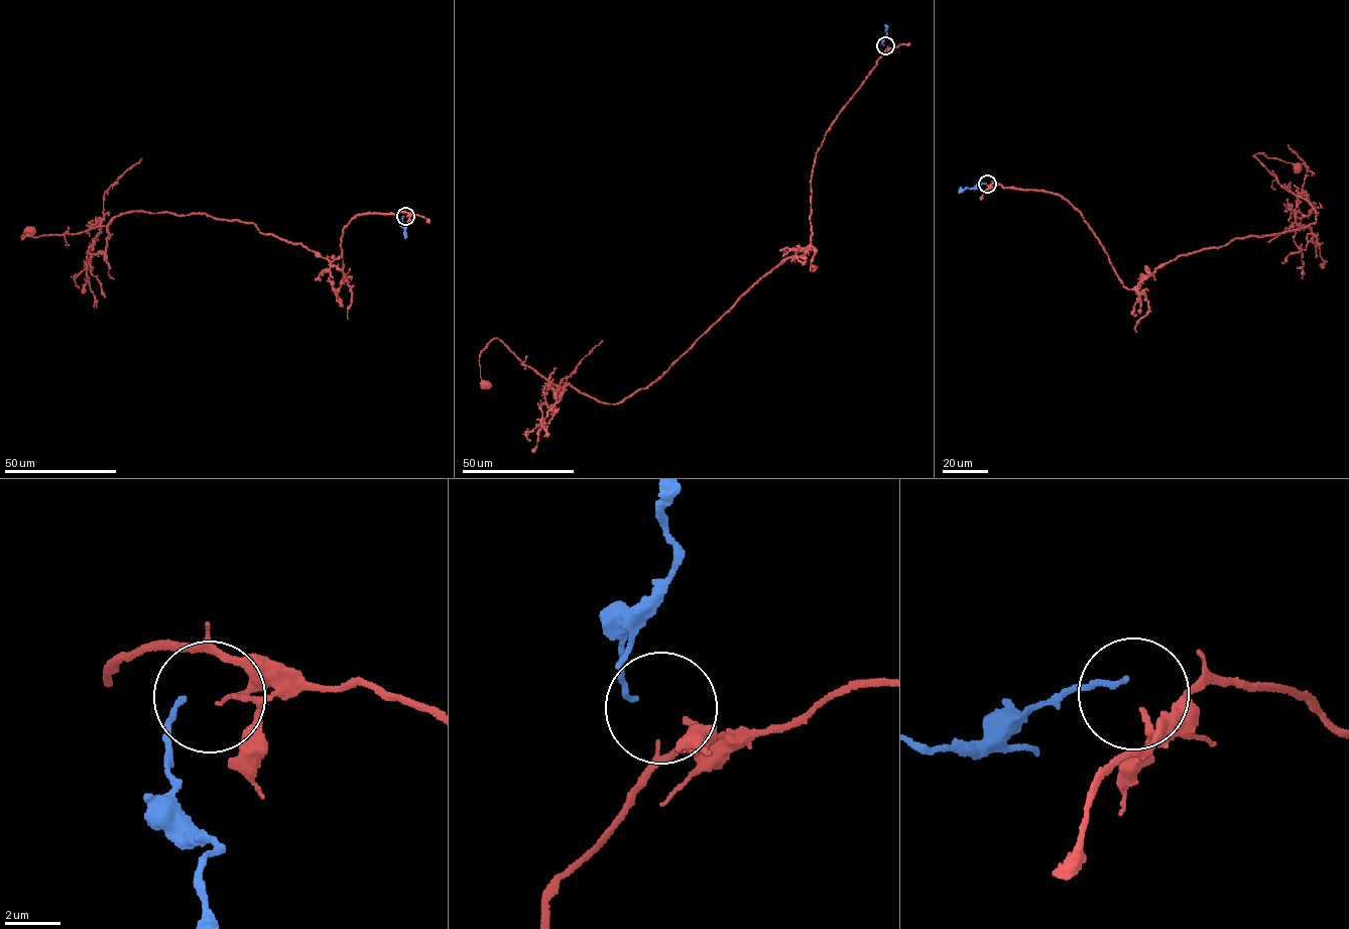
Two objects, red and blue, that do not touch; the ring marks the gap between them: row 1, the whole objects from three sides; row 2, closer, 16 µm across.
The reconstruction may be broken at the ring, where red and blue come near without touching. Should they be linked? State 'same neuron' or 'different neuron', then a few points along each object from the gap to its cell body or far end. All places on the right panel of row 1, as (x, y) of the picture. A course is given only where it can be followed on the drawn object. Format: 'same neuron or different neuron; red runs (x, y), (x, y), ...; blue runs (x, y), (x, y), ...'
same neuron; red runs (987, 186), (1067, 200), (1132, 289), (1182, 254), (1315, 223), (1308, 200), (1253, 156), (1299, 167); blue runs (986, 184), (958, 193)

